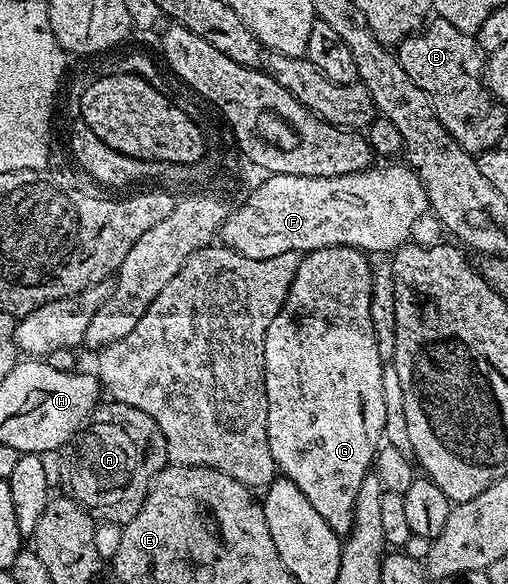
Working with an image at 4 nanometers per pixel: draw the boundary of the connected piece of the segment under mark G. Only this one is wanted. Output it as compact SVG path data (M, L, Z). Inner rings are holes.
M326 247L316 251L308 251L299 260L299 268L291 282L291 288L283 307L269 321L269 329L265 333L265 393L267 394L267 440L269 453L273 453L278 474L284 479L293 481L305 497L309 497L309 505L325 517L329 529L339 531L339 515L350 517L355 512L357 489L361 489L361 481L372 470L375 455L378 453L385 436L385 393L383 392L383 368L385 361L377 349L375 326L371 320L371 272L373 263L368 256L355 247Z

